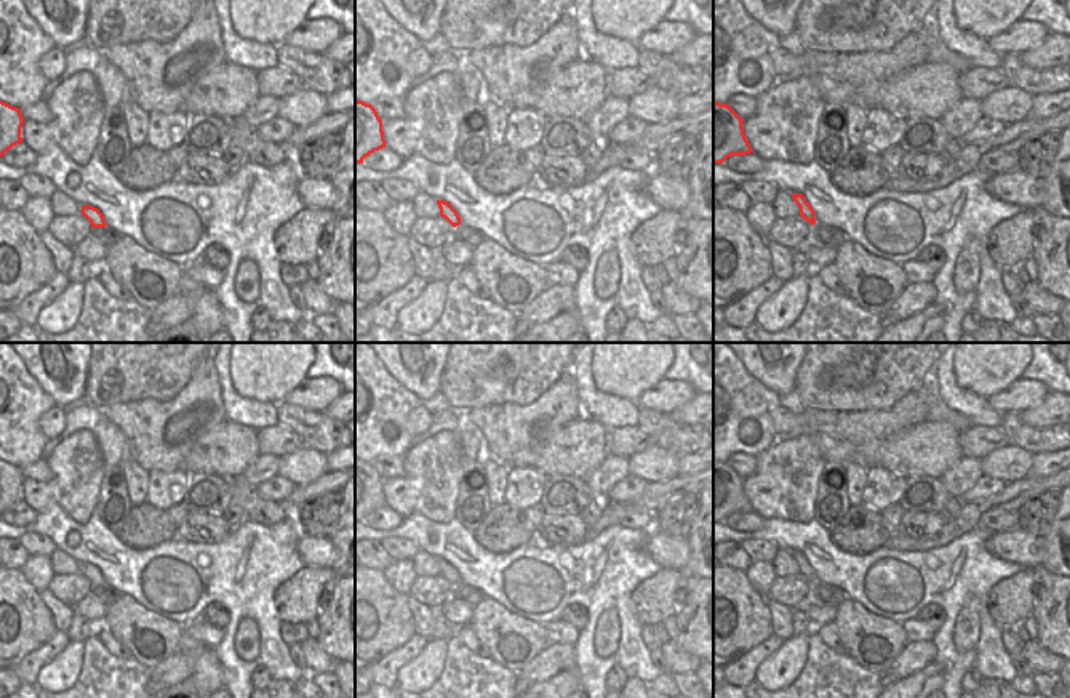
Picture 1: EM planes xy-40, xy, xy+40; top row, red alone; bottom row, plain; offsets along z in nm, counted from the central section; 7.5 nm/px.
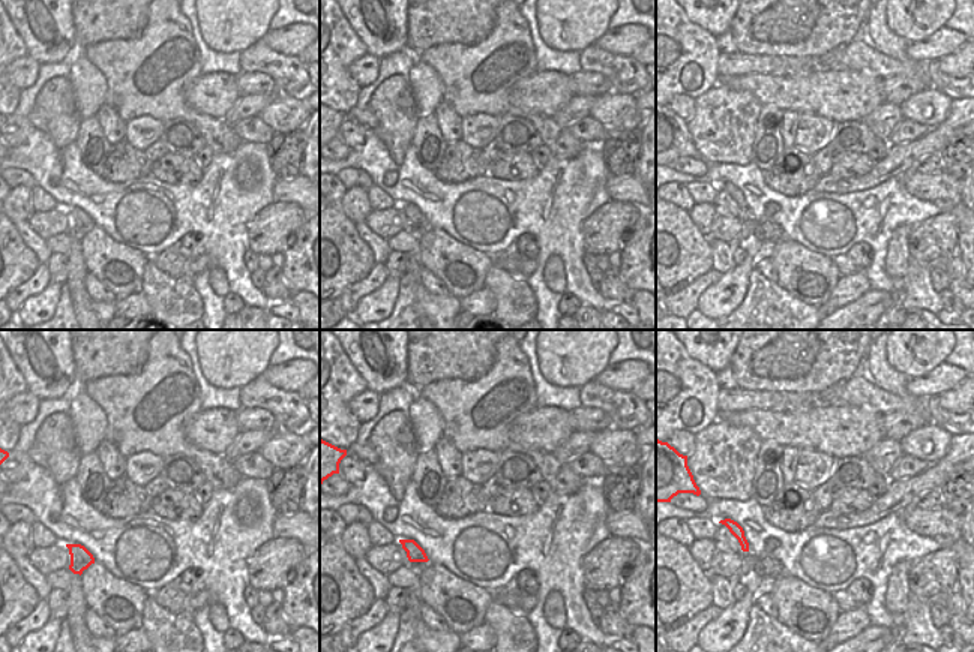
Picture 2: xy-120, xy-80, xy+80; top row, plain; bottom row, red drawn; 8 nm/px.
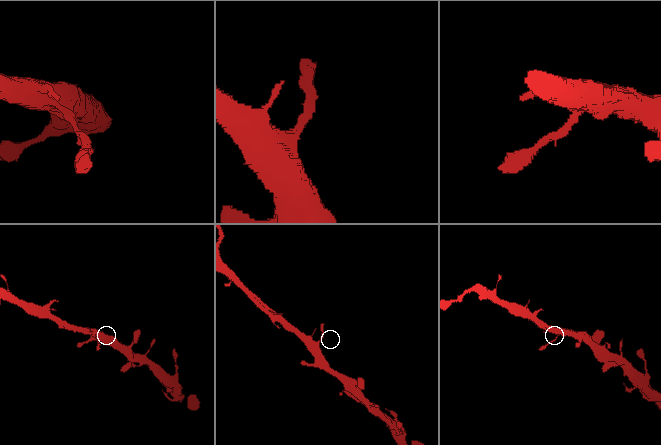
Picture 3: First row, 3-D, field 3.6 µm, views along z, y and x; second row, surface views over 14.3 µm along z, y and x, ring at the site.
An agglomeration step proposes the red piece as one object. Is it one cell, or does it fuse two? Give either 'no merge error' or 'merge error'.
no merge error

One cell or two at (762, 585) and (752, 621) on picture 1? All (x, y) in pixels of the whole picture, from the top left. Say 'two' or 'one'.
two

